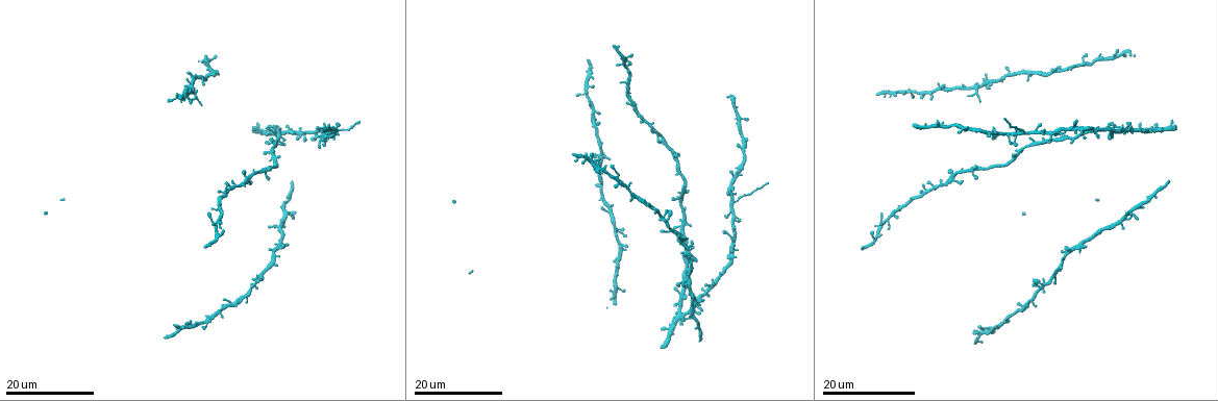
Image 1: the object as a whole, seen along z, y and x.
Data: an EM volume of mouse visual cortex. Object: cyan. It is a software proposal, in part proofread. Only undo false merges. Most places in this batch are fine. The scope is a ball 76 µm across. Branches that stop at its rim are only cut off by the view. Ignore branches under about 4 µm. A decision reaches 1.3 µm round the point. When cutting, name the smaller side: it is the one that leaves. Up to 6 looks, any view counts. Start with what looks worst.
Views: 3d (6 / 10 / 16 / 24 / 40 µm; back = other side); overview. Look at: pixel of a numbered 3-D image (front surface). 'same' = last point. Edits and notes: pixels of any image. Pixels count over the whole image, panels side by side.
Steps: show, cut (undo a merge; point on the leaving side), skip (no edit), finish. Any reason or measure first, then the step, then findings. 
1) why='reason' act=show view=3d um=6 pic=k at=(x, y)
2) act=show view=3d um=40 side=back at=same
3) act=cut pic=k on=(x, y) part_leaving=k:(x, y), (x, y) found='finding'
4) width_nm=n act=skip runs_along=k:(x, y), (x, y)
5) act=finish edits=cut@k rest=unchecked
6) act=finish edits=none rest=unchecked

act=show view=3d um=16 pic=1 at=(1024, 133)

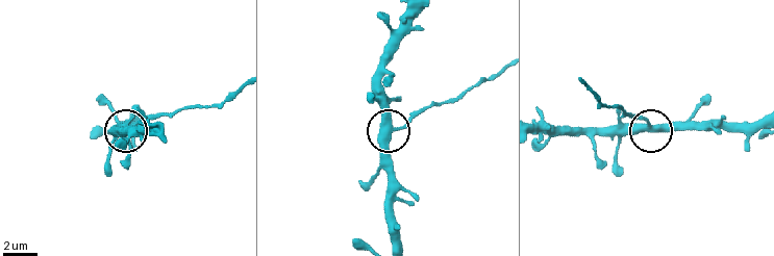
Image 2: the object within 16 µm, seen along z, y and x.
why='closer look' act=show view=3d um=10 pic=2 at=(395, 130)

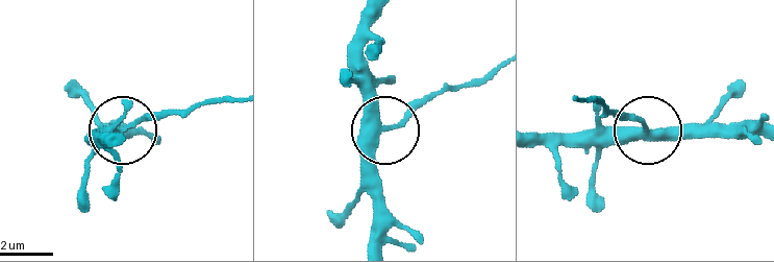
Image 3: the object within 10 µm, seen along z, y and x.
side_arm_um=10 act=cut pic=3 on=(152, 113) part_leaving=3:(384, 127), (456, 86), (497, 72) found='two neurons meet here'

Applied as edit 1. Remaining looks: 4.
why='four-way junction' act=show view=3d um=24 pic=1 at=(603, 155)

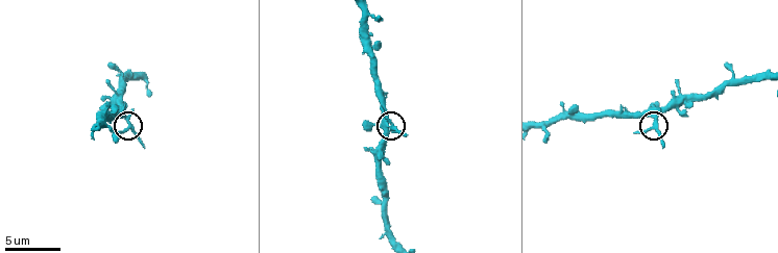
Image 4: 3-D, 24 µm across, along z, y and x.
act=show view=3d um=10 pic=4 at=(129, 119)

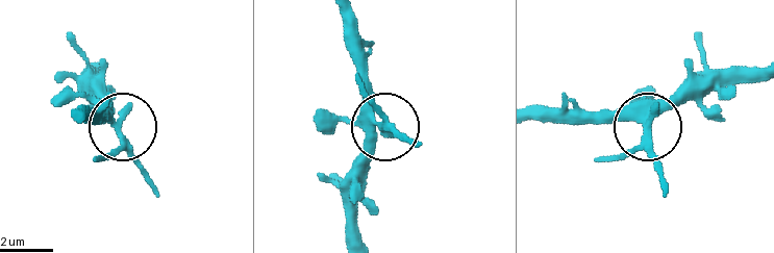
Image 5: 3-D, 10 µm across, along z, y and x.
act=skip runs_along=5:(355, 239), (355, 166), (369, 138), (382, 125), (420, 143) found='all the same neuron'

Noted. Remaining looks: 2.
act=finish edits=cut@3 rest=unchecked

